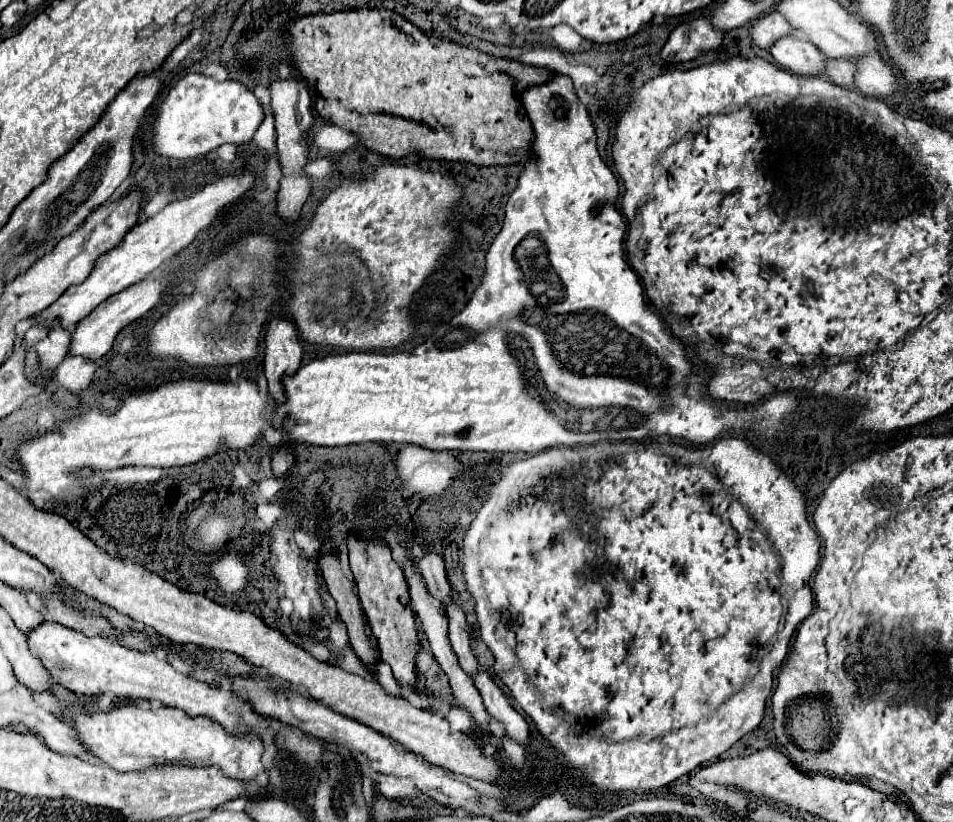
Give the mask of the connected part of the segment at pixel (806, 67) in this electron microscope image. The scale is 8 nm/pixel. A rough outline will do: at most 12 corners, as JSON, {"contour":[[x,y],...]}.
{"contour":[[794,35],[770,53],[794,75],[824,75],[824,53]]}

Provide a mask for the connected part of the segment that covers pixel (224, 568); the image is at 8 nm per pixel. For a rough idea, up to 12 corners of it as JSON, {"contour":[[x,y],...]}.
{"contour":[[238,553],[218,557],[210,573],[226,593],[240,591],[248,569]]}

